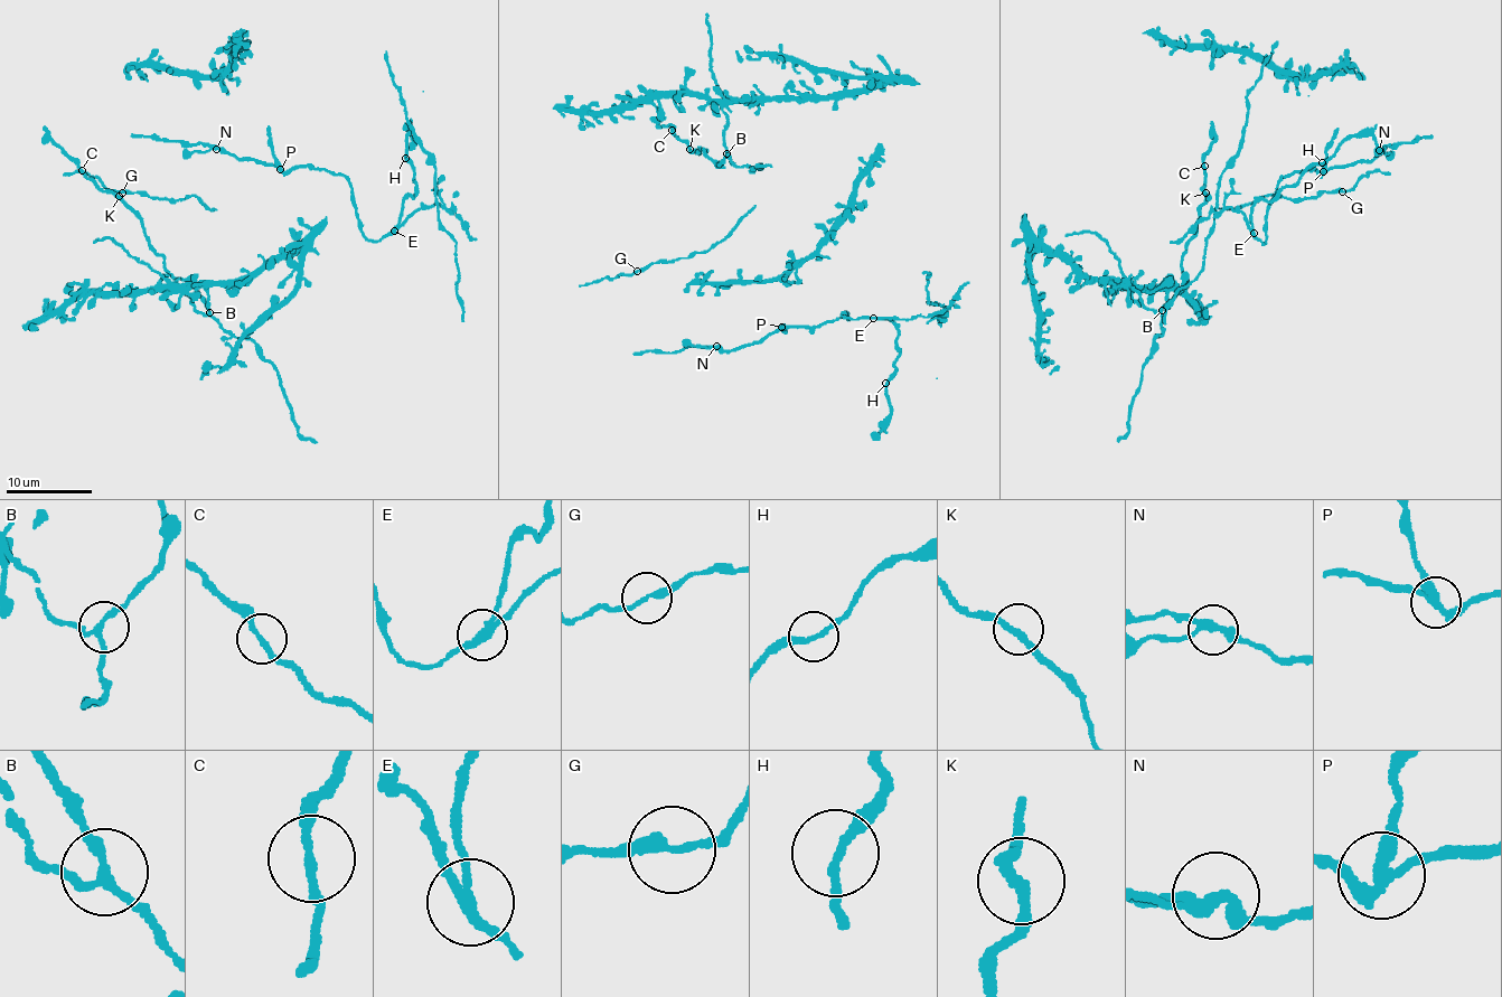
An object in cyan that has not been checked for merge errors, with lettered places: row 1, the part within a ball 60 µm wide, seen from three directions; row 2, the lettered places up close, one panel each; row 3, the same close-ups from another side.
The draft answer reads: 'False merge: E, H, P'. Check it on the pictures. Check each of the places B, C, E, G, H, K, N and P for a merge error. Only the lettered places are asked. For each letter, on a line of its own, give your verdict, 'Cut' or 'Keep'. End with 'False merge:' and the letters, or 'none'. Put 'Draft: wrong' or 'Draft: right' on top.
Draft: right
B: Keep
C: Keep
E: Cut
G: Keep
H: Cut
K: Keep
N: Keep
P: Cut
False merge: E, H, P

